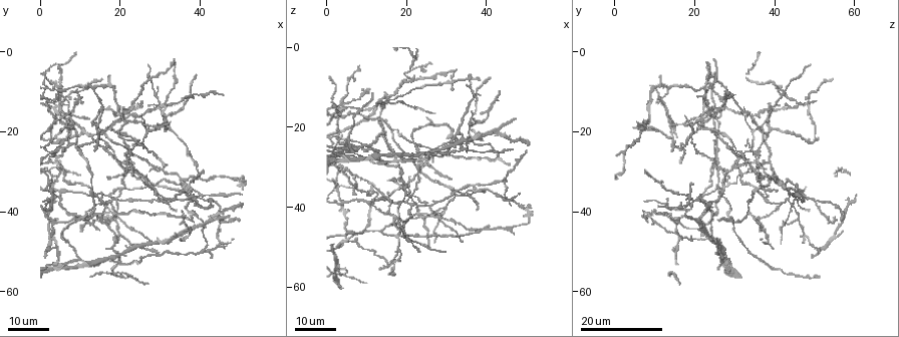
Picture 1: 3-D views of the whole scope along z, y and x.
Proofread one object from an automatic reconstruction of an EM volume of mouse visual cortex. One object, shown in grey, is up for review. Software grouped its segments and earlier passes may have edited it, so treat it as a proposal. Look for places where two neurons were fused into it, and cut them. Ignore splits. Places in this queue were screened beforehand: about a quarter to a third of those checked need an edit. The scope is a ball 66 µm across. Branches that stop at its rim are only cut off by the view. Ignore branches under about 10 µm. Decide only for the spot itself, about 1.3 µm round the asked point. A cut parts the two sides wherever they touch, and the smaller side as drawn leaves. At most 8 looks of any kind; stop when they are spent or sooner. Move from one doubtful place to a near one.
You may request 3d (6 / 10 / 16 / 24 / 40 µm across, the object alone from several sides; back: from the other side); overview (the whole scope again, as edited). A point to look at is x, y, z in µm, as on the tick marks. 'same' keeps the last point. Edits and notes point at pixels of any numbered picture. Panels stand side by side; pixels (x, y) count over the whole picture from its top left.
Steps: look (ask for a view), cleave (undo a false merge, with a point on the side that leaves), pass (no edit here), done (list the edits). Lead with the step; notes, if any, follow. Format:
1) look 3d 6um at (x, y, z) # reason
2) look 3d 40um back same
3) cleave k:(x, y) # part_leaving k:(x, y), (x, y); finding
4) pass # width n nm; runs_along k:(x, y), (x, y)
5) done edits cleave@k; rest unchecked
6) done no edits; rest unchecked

look 3d 16um at (31.0, 17.0, 21.5) # three arms meet

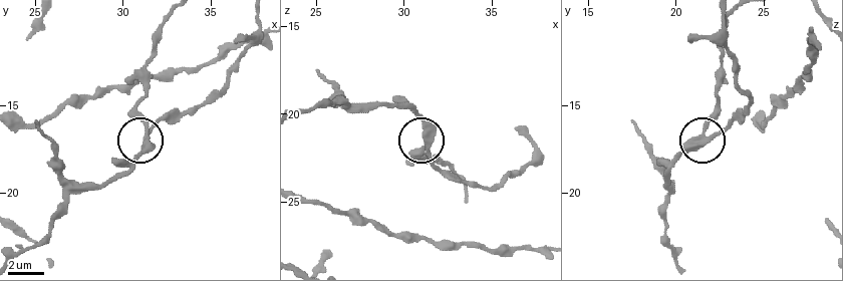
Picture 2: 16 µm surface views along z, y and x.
look 3d 10um at (31.5, 16.4, 21.7)

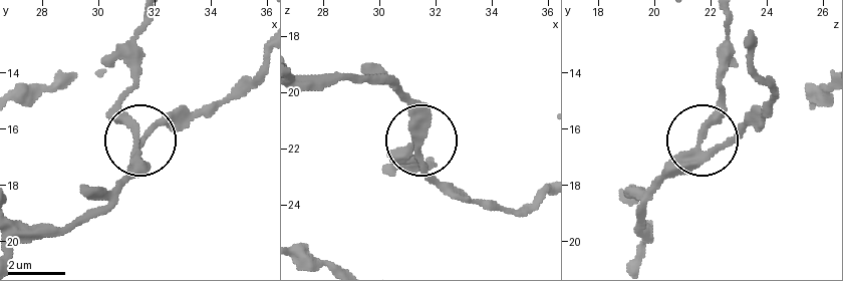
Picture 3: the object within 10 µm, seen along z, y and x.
look 3d 6um at (31.3, 16.5, 21.8)

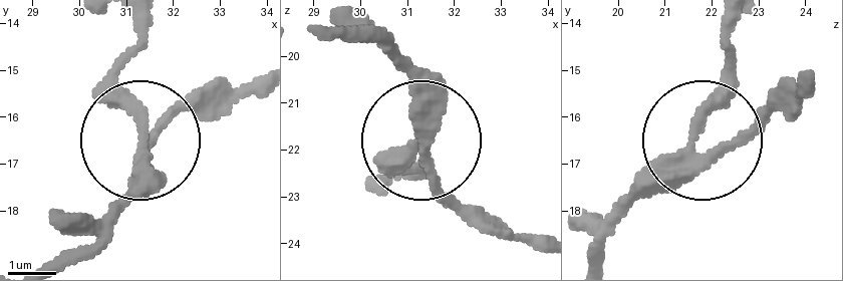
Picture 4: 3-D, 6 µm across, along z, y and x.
pass # width 260 nm; runs_along 4:(598, 255), (610, 219), (694, 147), (731, 143), (798, 102); one neuron here

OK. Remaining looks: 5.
look 3d 16um at (39.5, 31.5, 35.5) # three-way junction

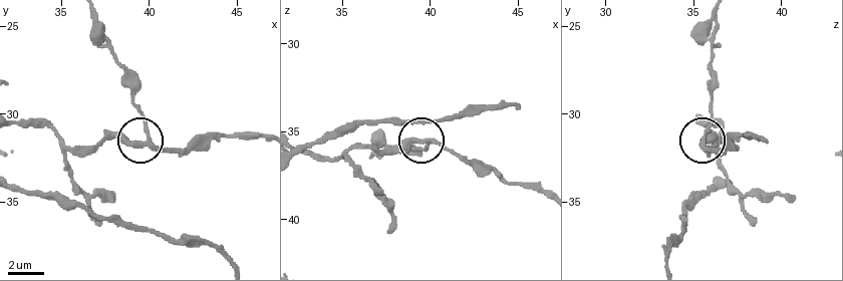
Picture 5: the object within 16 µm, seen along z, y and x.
look 3d 6um at (40.0, 31.6, 35.4)

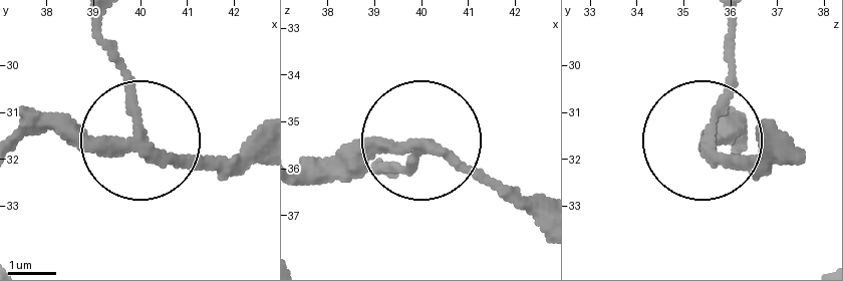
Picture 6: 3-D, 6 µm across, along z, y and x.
cleave 6:(134, 84) # arms 3; part_leaving 6:(144, 143), (123, 63), (99, 27); two neurons meet here

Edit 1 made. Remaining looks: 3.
look overview

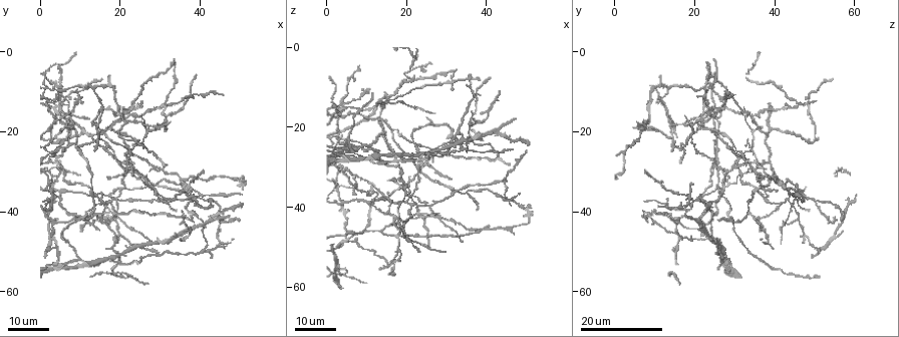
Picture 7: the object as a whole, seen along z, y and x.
look 3d 24um at (8.5, 42.0, 15.5) # four or more arms meet

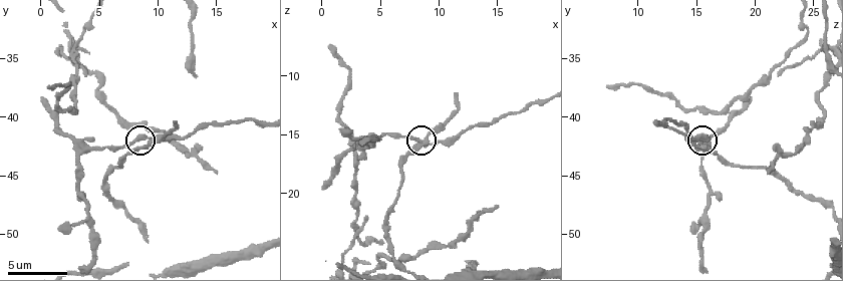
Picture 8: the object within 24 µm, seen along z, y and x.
look 3d 10um at (8.2, 42.2, 15.4) # closer look

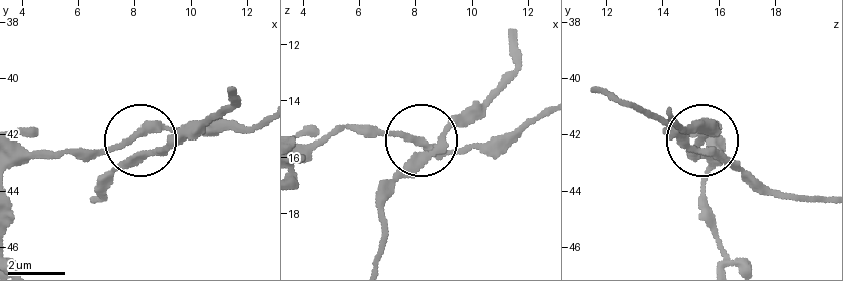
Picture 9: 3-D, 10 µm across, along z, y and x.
pass # arms 4; runs_along 9:(302, 150), (345, 128), (374, 128), (454, 150), (501, 150); all the same neuron

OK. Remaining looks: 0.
done edits cleave@6; rest unchecked

